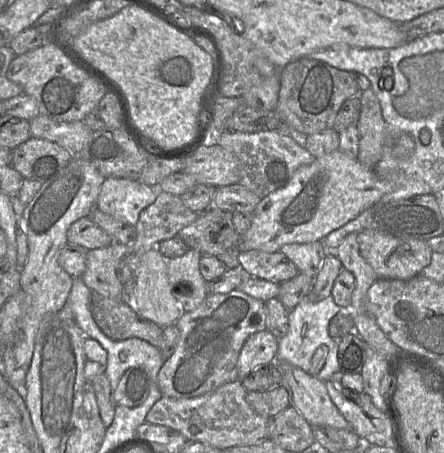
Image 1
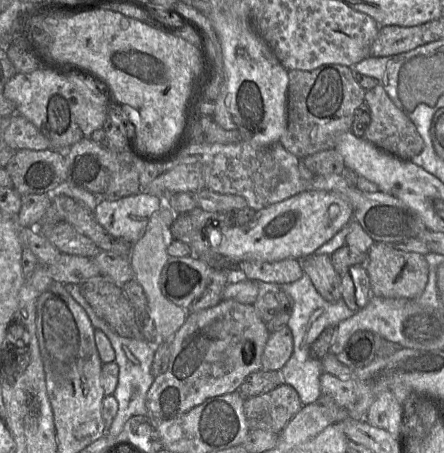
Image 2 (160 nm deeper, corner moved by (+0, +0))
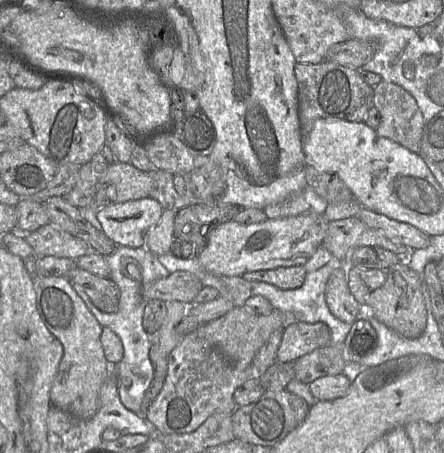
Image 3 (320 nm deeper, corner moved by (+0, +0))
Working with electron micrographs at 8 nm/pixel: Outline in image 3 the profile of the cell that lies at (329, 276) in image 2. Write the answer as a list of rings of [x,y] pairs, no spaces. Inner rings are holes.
[[[338,264],[331,273],[326,285],[325,299],[331,313],[349,324],[353,324],[364,310],[349,289],[345,265]]]

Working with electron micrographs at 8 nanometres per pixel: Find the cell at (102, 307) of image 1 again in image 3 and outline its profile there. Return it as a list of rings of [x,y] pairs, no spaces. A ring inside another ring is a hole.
[[[78,267],[73,268],[65,277],[71,283],[80,285],[92,303],[102,312],[118,311],[120,290],[110,278],[99,277]]]

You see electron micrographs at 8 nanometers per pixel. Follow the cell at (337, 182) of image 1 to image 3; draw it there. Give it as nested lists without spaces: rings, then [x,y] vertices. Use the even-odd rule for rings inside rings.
[[[313,213],[248,225],[228,221],[210,231],[207,245],[197,259],[207,271],[223,276],[242,277],[245,272],[304,265],[321,246],[328,222]]]

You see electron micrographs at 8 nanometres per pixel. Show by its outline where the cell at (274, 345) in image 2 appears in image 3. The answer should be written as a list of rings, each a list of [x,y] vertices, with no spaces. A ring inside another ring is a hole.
[[[291,322],[284,328],[276,362],[293,363],[315,349],[329,345],[330,340],[331,330],[322,322]]]

